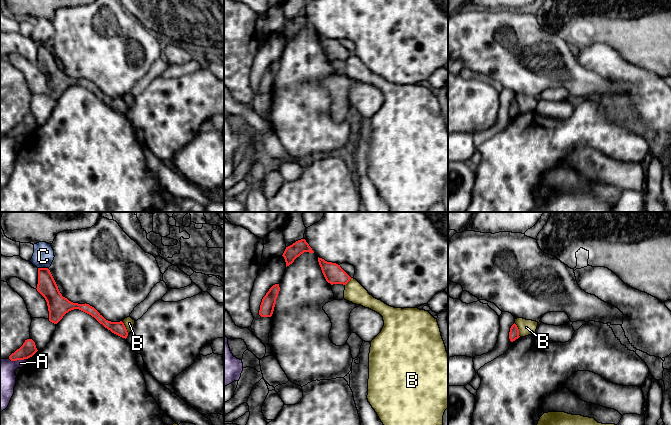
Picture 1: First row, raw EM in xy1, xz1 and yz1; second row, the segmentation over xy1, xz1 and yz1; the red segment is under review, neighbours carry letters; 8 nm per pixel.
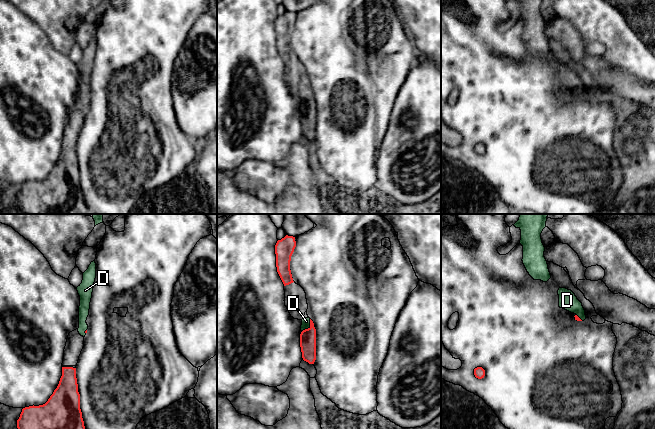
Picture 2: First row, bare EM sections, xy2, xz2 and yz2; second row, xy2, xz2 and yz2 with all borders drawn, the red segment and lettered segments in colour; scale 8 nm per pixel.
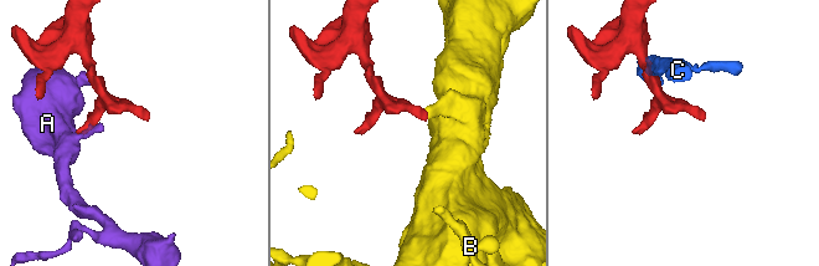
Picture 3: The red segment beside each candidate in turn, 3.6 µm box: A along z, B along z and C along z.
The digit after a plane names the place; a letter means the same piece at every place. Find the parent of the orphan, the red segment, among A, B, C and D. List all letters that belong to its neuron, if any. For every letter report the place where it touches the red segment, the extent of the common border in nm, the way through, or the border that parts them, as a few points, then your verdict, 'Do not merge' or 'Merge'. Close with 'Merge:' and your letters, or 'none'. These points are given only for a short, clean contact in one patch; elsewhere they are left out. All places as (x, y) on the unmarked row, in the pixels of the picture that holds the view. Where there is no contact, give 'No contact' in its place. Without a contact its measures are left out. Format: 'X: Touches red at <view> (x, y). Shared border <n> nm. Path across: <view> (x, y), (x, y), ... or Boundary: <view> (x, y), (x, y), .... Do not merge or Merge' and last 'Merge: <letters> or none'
A: Touches red at xy1 (17, 135). Shared border 150 nm. Boundary: xy1 (8, 134), (11, 136), (26, 135). Do not merge
B: Touches red at yz1 (518, 106). Shared border 120 nm. Boundary: yz1 (514, 99), (520, 112). Do not merge
C: Touches red at xy1 (43, 44). Shared border 90 nm. Do not merge
D: Touches red at xz2 (310, 102). Shared border 120 nm. Path across: xz2 (308, 112), (310, 102), (306, 97). Merge
Merge: D

